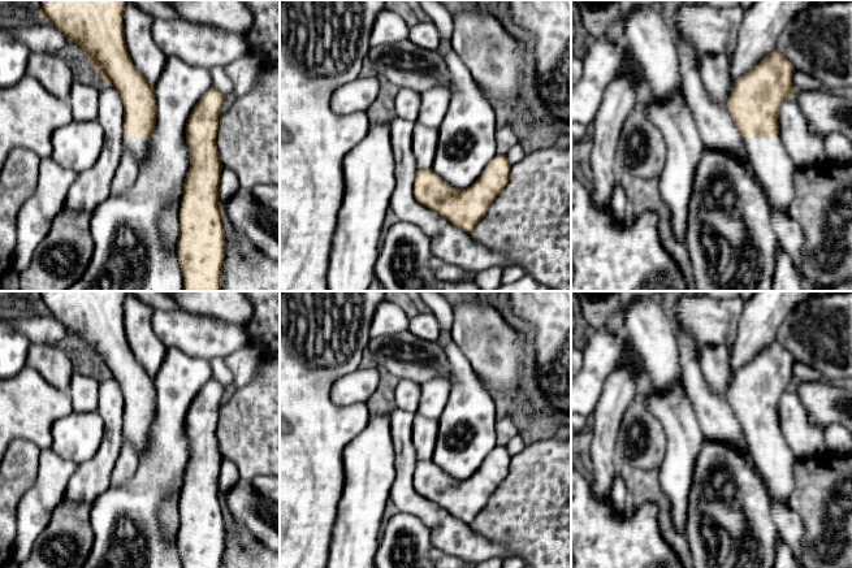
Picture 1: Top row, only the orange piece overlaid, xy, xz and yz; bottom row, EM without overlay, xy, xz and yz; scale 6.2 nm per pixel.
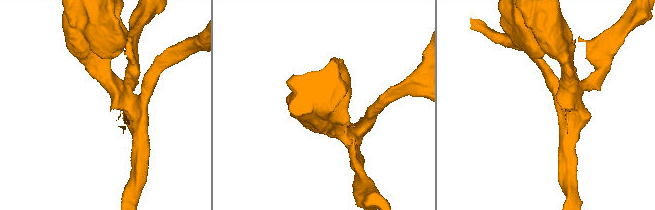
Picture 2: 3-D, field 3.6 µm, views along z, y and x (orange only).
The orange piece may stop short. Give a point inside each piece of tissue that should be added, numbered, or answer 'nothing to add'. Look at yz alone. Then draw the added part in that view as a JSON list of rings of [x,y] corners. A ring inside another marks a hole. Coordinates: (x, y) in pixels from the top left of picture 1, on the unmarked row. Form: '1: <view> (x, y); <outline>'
1: yz (773, 458); [[[780,426],[775,429],[744,429],[749,452],[767,494],[788,506],[793,489],[796,458],[787,445]]]

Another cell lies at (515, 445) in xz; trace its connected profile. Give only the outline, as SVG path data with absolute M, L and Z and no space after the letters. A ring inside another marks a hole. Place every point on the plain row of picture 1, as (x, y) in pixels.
M519 434L515 435L513 439L510 439L510 442L506 445L506 448L511 455L511 458L522 452L524 447L526 447L526 443L523 442Z

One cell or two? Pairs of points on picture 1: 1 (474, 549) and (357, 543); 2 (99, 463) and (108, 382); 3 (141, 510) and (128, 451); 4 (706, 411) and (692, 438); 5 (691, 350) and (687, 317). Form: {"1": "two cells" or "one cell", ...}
{"1": "two cells", "2": "one cell", "3": "two cells", "4": "two cells", "5": "two cells"}

